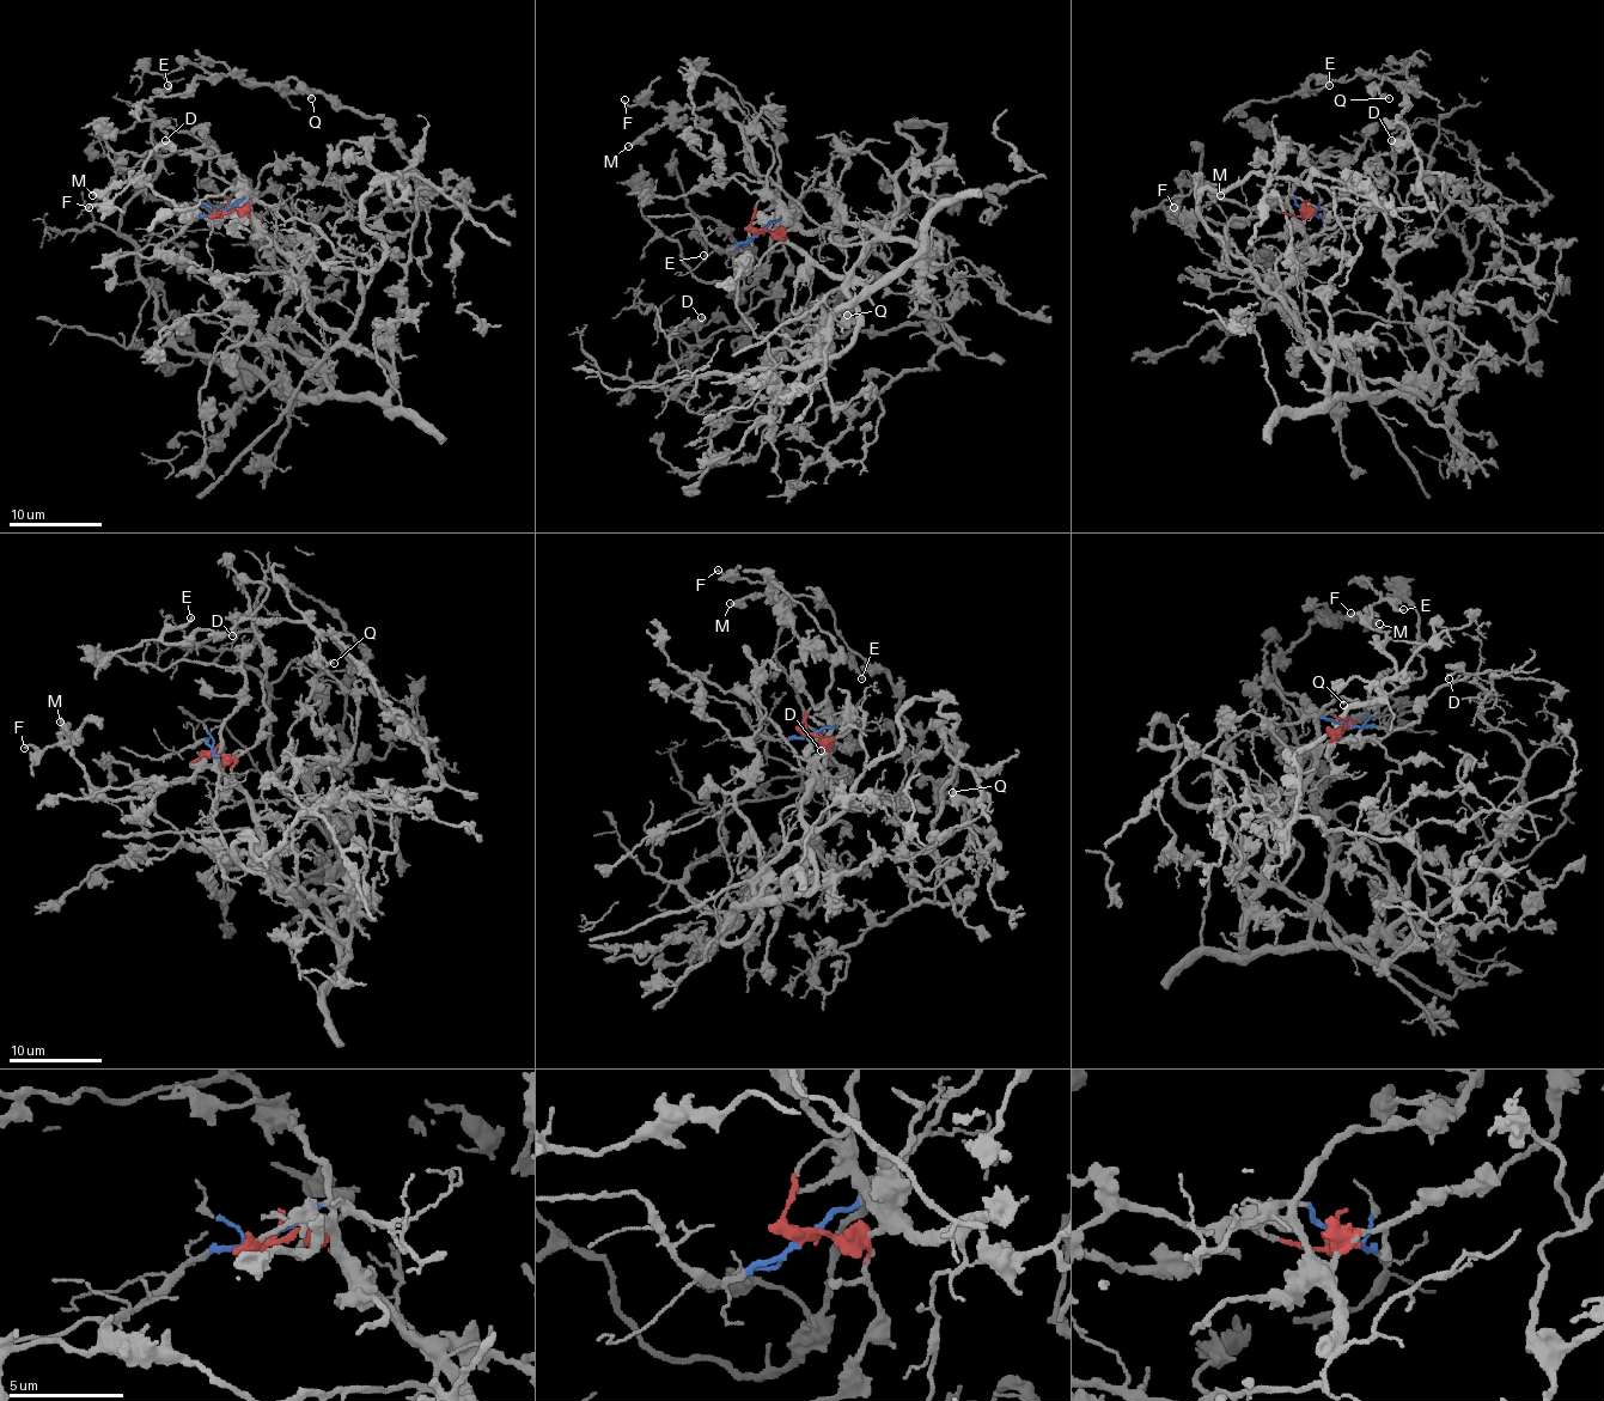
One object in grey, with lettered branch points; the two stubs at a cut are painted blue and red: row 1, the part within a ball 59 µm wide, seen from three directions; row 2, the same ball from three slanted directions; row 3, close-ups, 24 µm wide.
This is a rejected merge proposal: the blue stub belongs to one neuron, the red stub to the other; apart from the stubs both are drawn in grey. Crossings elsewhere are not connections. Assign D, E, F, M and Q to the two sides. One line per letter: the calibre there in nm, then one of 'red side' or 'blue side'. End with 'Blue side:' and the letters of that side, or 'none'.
D: 190 nm | red side
E: 240 nm | blue side
F: 190 nm | red side
M: 420 nm | red side
Q: 200 nm | blue side
Blue side: E, Q

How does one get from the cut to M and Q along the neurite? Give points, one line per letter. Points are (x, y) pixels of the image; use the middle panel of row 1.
M: (758, 232), (752, 214), (778, 186), (770, 188), (745, 153), (755, 129), (736, 107), (679, 111), (628, 146)
Q: (758, 232), (868, 153), (907, 202), (871, 249), (963, 349), (922, 324), (824, 340), (848, 315)

